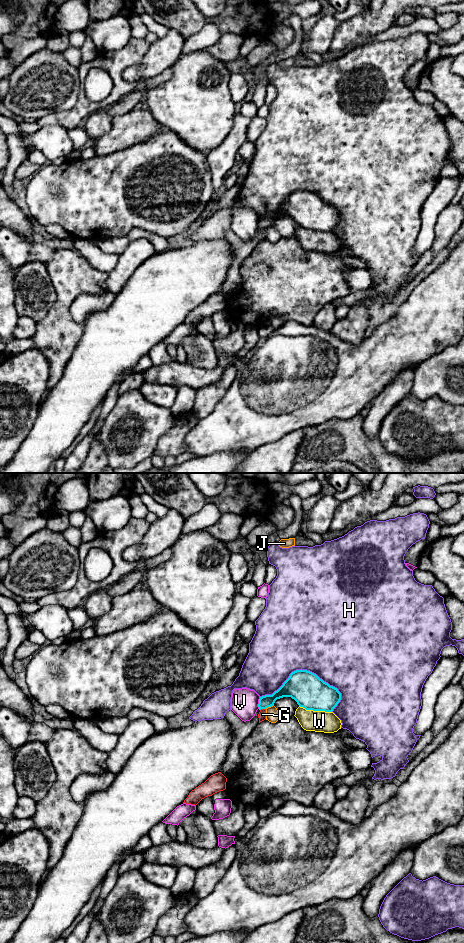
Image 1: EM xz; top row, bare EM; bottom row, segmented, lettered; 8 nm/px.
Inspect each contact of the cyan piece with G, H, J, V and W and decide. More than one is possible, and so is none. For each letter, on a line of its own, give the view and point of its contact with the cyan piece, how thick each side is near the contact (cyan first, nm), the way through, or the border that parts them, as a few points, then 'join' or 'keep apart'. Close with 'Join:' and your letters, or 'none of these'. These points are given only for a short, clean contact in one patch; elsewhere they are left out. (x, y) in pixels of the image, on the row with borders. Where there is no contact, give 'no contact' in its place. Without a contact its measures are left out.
G: meets cyan in xz at (262, 708); 110 nm thick on the cyan side, 60 nm on the other; border along xz (265, 708), (260, 710); keep apart
H: meets cyan in xz at (299, 670); 280 nm thick on the cyan side, 480 nm on the other; keep apart
J: meets cyan in xz at (269, 706); 170 nm thick on the cyan side, 110 nm on the other; keep apart
V: meets cyan in xz at (259, 703); 110 nm thick on the cyan side, 220 nm on the other; keep apart
W: meets cyan in xz at (315, 710); 280 nm thick on the cyan side, 180 nm on the other; keep apart
Join: none of these

